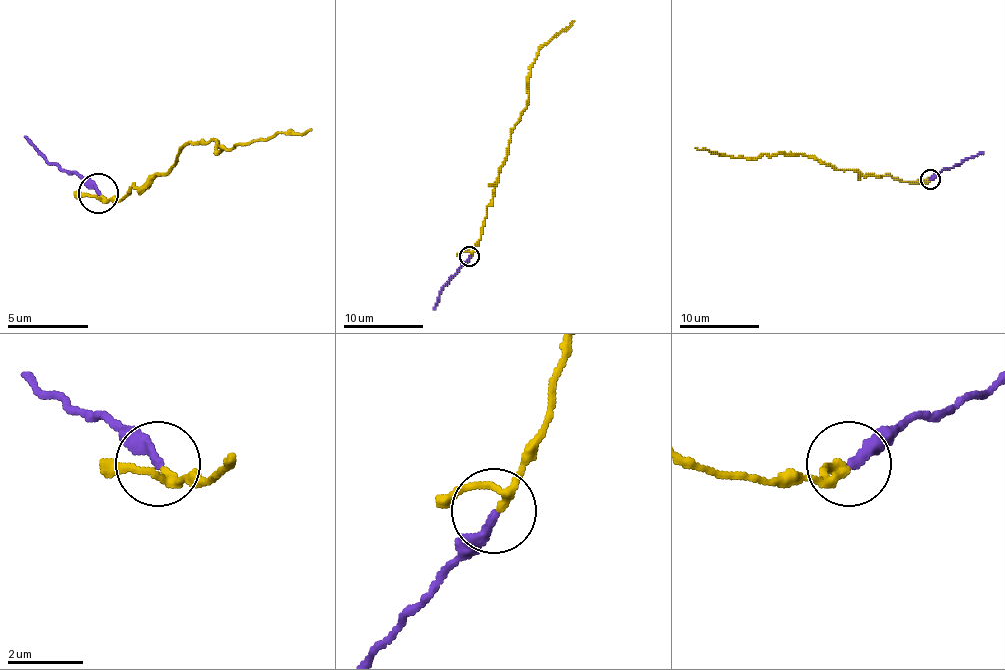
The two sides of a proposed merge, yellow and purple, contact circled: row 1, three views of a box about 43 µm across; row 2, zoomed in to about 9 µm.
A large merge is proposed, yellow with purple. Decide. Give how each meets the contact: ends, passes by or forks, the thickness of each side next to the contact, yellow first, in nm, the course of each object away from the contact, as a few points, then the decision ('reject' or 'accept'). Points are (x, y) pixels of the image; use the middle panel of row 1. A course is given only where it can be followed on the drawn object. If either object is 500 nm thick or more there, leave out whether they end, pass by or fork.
yellow passes by; purple ends there; 160 nm thick on the yellow side, 280 nm on the other; yellow runs (471, 255), (481, 238), (481, 228), (514, 124), (526, 106), (530, 65), (542, 47), (574, 21); purple runs (469, 255), (443, 287), (433, 309); accept

